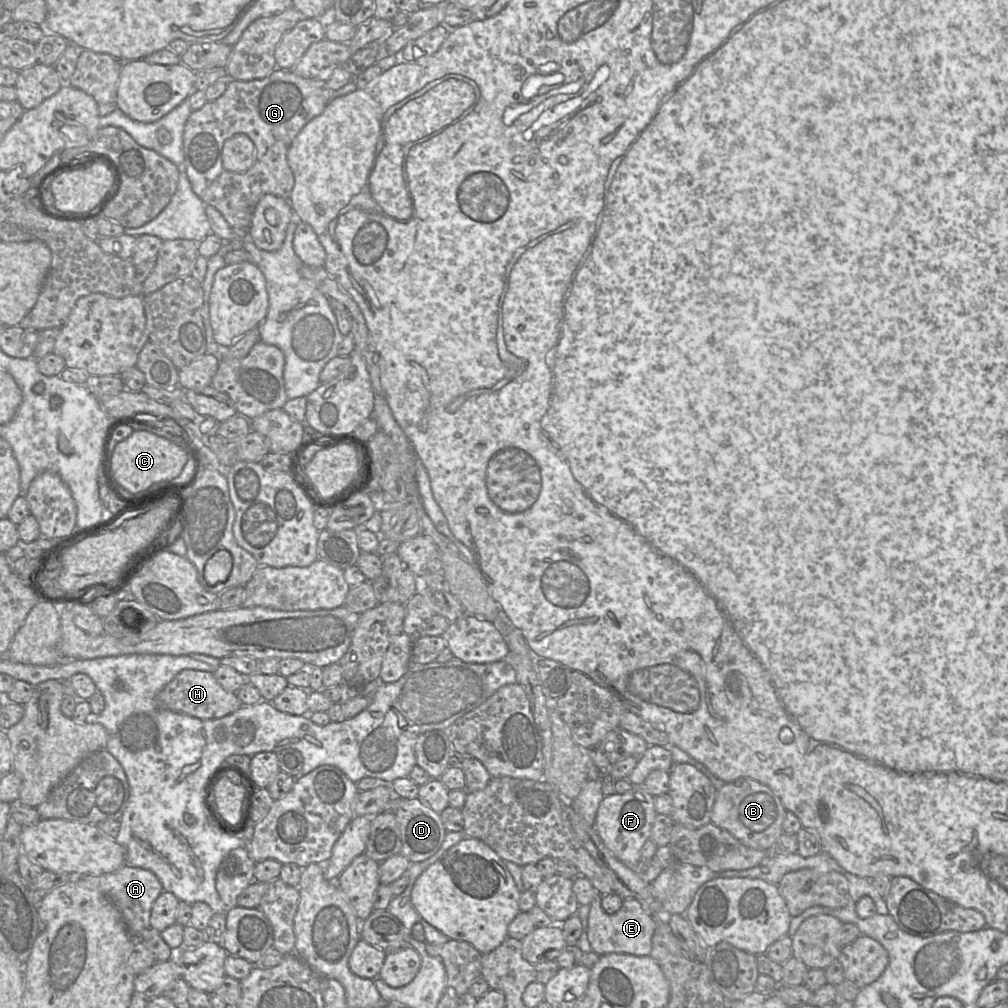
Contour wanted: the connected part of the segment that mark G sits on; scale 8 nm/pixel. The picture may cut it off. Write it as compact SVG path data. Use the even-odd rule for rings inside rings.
M276 68L270 75L251 81L229 80L226 91L216 100L207 101L199 110L192 110L184 128L183 148L186 173L193 191L204 202L216 208L232 228L235 237L249 238L248 231L254 210L266 194L273 194L289 201L295 178L291 170L288 149L302 130L313 118L320 115L332 99L332 90L322 80L304 78L291 70ZM236 134L247 135L256 147L256 159L245 173L234 173L222 165L222 148L226 140Z

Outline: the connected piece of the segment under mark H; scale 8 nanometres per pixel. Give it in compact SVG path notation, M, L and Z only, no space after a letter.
M184 669L179 672L156 696L156 704L161 709L186 714L202 720L218 719L238 710L243 704L236 693L221 687L214 673Z

